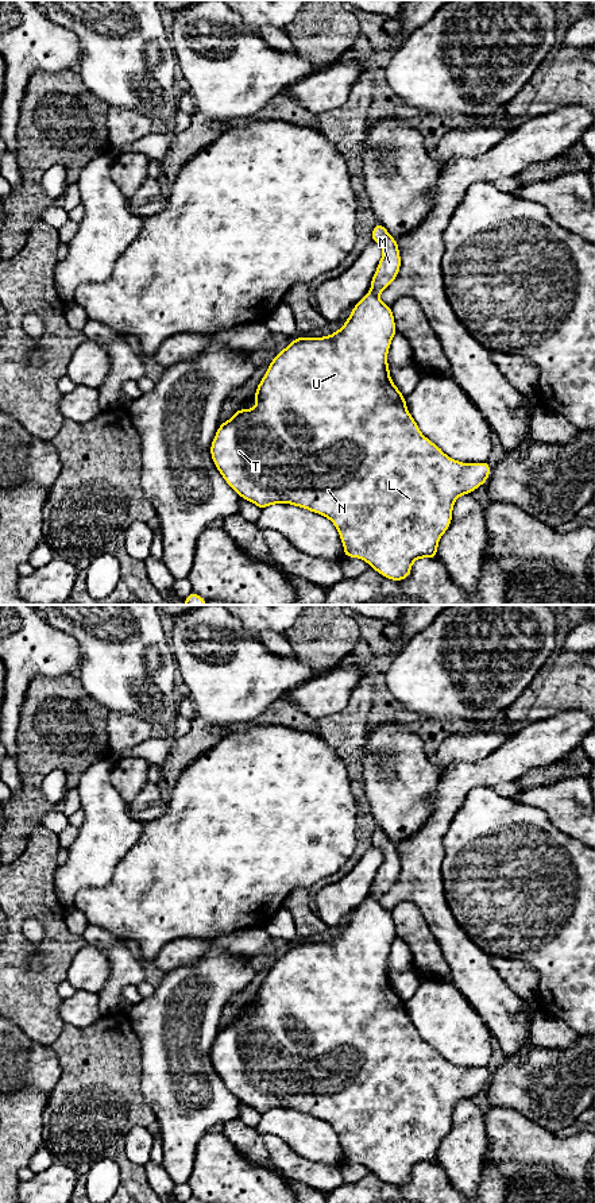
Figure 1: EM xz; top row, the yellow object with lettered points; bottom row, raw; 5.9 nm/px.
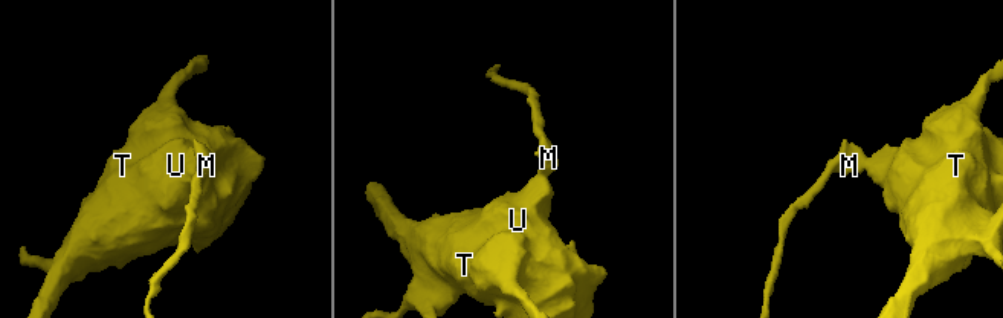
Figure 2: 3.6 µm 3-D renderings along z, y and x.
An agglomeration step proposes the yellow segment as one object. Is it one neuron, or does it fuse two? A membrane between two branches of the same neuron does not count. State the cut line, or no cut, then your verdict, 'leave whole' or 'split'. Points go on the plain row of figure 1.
xz (370, 895), (377, 901) | split

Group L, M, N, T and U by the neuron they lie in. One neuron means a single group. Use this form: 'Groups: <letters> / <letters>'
Groups: L N T U / M

